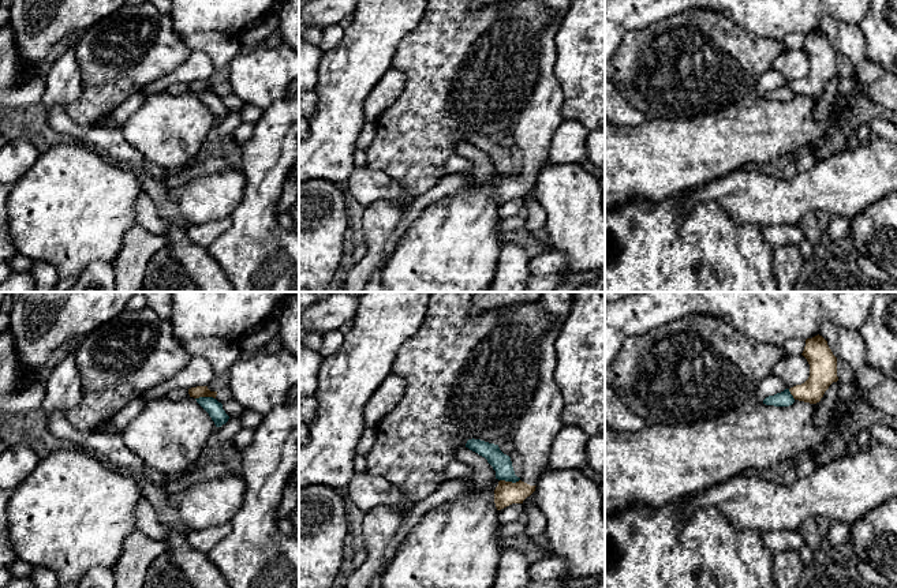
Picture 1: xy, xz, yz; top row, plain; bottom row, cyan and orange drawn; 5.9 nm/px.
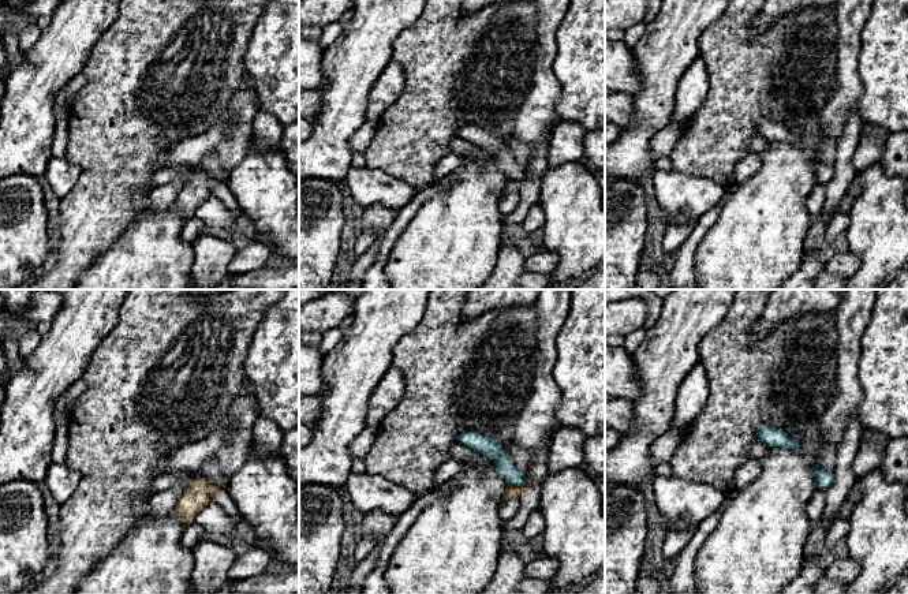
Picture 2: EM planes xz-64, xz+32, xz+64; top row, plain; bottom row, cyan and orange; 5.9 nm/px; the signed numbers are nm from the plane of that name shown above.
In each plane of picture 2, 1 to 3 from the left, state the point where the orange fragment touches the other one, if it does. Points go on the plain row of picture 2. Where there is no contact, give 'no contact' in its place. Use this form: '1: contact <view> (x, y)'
1: no contact
2: contact xz+32 (516, 179)
3: no contact

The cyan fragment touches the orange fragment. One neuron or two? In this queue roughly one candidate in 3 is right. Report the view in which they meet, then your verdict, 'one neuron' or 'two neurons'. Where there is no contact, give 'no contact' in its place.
xy | two neurons

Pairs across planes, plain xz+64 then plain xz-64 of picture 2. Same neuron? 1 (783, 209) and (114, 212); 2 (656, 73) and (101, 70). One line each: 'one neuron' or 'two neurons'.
1: two neurons
2: two neurons

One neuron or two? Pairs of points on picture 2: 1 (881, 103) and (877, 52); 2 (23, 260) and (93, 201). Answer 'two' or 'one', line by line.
1: one
2: two

